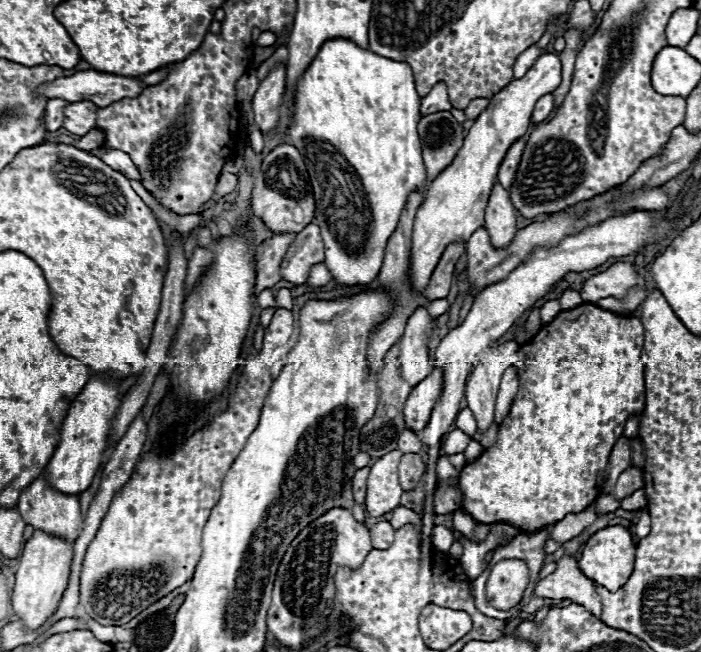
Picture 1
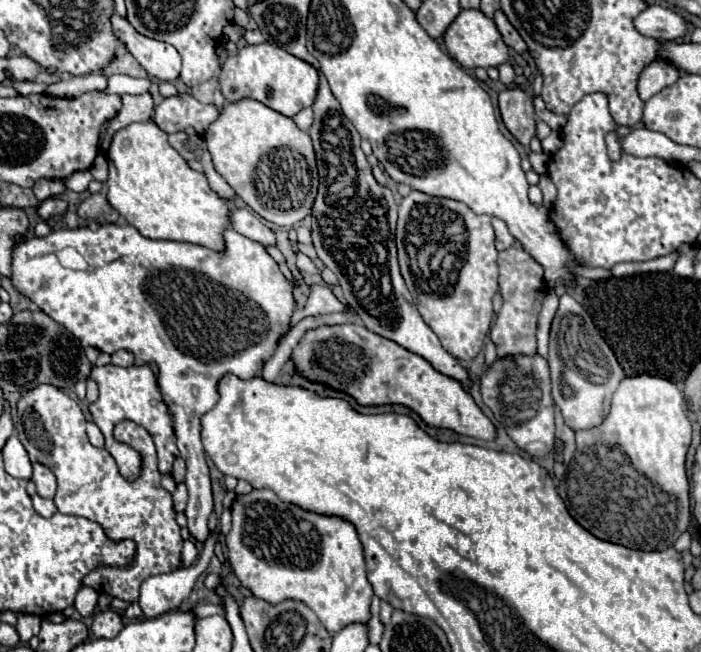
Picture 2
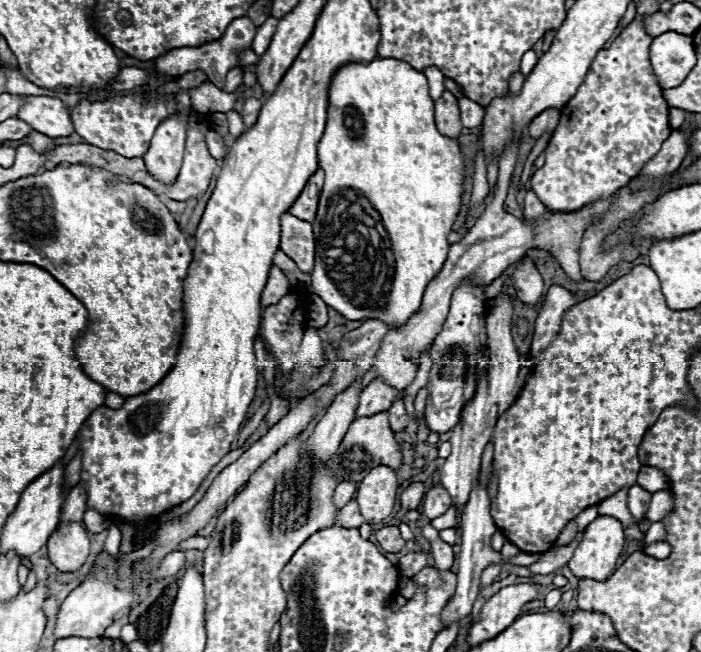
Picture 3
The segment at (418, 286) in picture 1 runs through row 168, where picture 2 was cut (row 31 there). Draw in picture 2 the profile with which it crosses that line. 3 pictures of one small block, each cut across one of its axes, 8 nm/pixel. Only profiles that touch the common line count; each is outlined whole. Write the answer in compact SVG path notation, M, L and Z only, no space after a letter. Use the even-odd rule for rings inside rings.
M462 10L456 20L446 28L444 36L442 36L446 50L450 52L450 56L464 68L490 68L490 66L500 66L504 62L508 62L508 46L504 44L496 24L486 18L480 10Z

